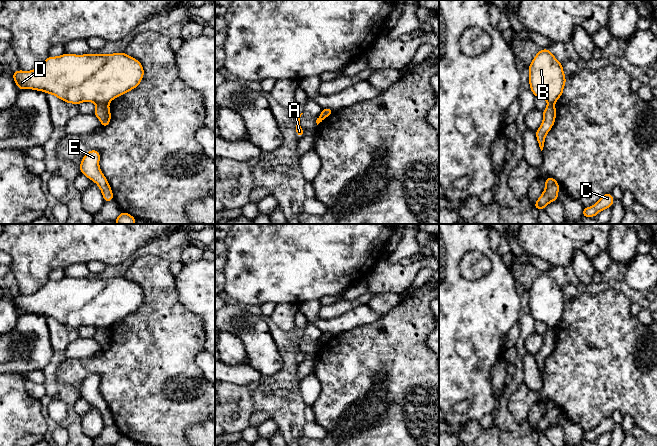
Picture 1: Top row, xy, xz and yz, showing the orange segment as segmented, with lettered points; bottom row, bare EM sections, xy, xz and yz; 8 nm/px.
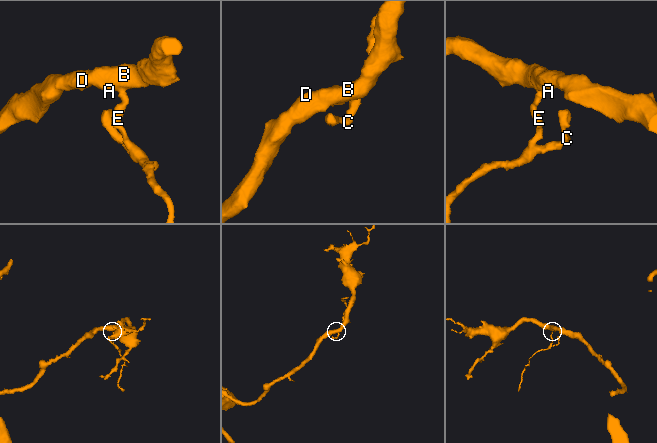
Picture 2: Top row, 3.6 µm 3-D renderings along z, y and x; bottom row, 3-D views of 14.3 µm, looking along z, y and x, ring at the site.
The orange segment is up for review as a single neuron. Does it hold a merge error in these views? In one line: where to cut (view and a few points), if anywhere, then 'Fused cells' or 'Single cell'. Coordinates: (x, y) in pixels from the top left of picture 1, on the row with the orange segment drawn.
Split along xy (107, 103), (97, 104). Fused cells

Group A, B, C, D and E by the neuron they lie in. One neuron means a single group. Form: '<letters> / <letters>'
A B D / C E

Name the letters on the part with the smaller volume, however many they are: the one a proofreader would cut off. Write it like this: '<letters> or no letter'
C, E

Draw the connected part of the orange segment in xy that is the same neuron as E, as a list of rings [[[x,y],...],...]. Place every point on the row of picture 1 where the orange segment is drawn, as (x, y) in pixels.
[[[90,150],[84,155],[79,169],[83,175],[98,185],[104,201],[109,202],[114,200],[114,197],[108,180],[100,170],[99,161],[100,152],[98,150]]]

